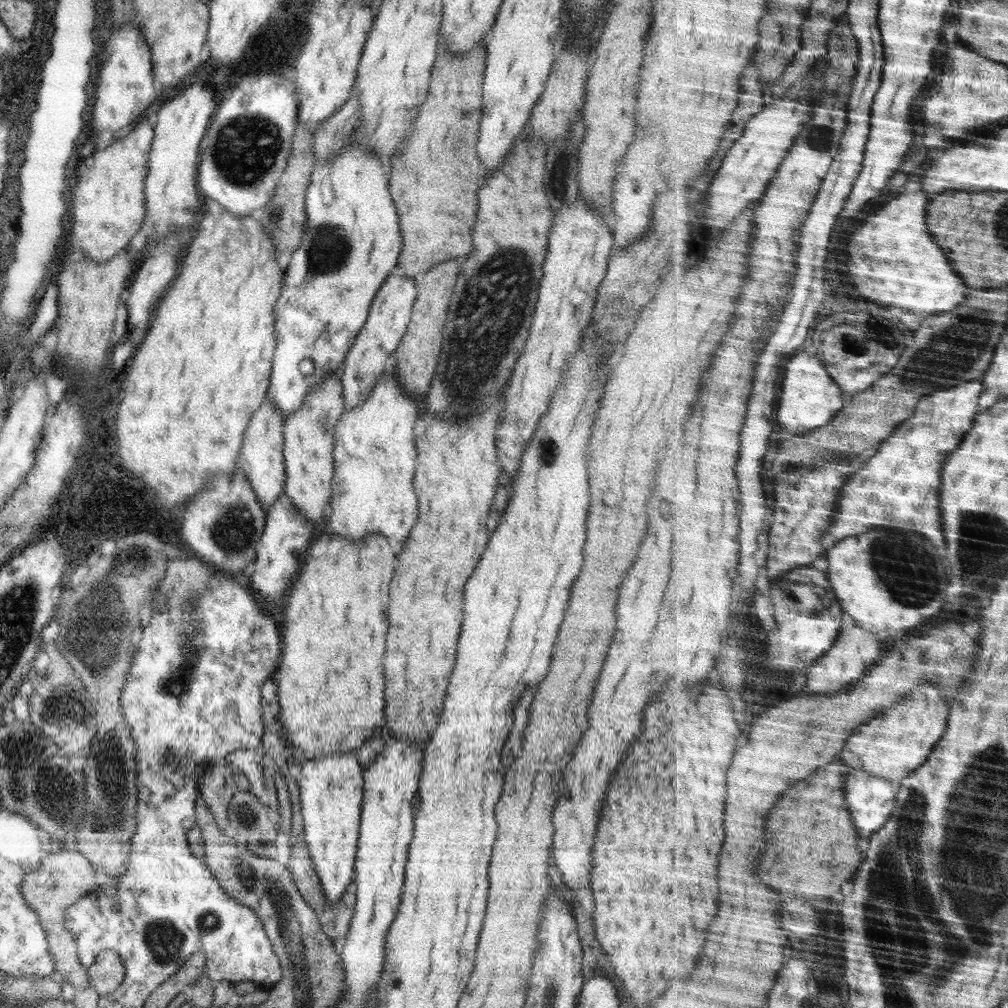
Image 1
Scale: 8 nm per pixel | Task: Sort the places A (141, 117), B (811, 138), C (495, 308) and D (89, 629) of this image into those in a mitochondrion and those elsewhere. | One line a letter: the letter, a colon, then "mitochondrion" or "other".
A: other
B: mitochondrion
C: mitochondrion
D: mitochondrion

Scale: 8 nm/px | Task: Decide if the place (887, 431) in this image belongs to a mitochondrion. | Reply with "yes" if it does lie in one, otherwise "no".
no

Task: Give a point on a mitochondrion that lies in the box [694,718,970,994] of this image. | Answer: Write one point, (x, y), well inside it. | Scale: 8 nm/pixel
(942, 974)

